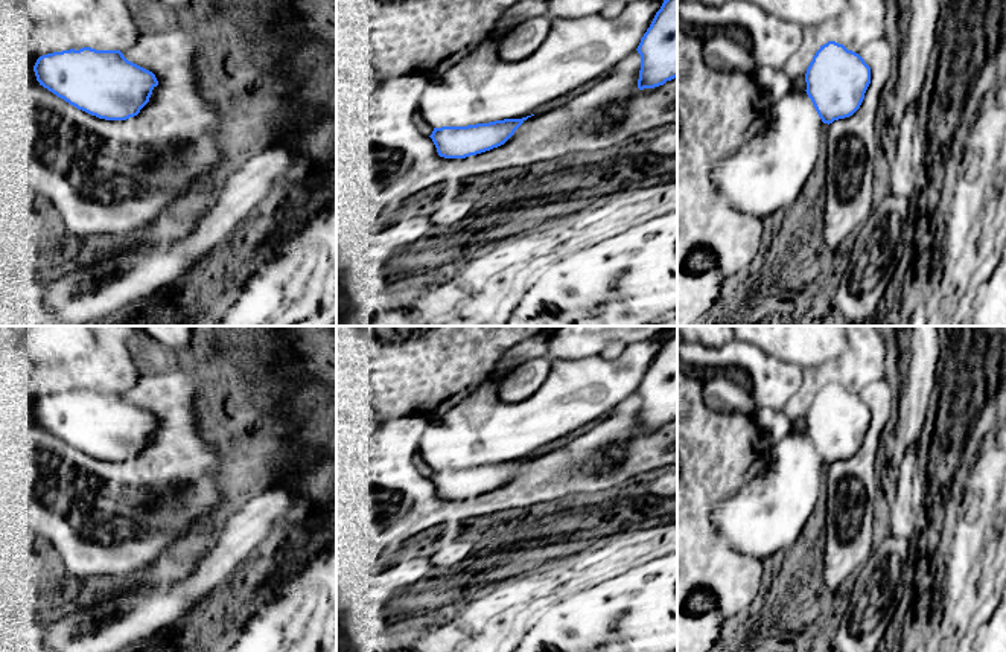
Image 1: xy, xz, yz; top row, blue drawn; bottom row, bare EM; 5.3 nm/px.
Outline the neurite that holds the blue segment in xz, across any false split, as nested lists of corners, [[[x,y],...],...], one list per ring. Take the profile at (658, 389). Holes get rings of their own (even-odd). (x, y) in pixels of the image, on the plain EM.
[[[677,334],[664,341],[638,387],[638,430],[654,430],[677,419]]]

